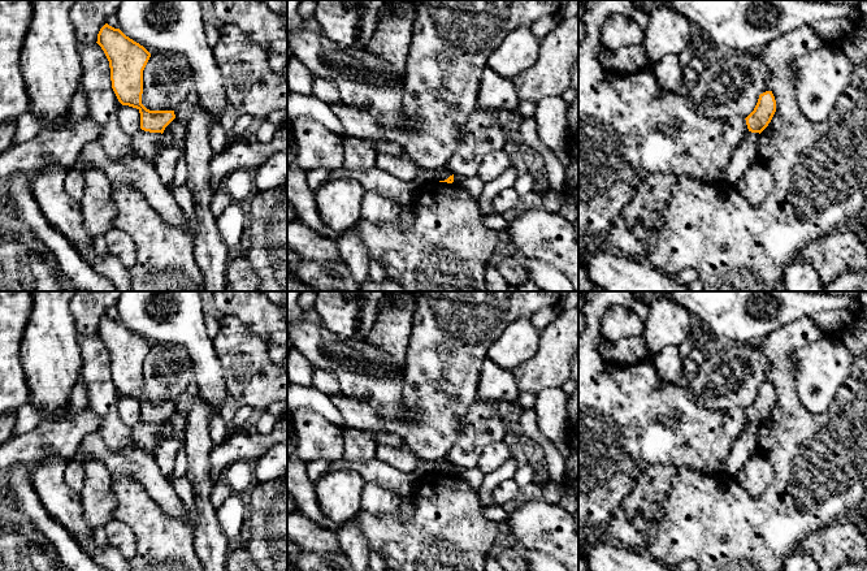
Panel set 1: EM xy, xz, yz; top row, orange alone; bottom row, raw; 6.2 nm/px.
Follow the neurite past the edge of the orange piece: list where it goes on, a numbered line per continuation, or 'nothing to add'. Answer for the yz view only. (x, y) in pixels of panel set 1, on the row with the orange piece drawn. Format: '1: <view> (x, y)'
nothing to add

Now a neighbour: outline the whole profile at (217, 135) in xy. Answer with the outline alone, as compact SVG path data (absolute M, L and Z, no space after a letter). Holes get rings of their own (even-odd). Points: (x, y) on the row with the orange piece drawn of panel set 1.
M217 124L211 129L209 144L214 153L221 153L226 148L227 134L221 124Z

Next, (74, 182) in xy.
M73 166L66 169L64 187L70 198L81 202L84 187L83 172Z

